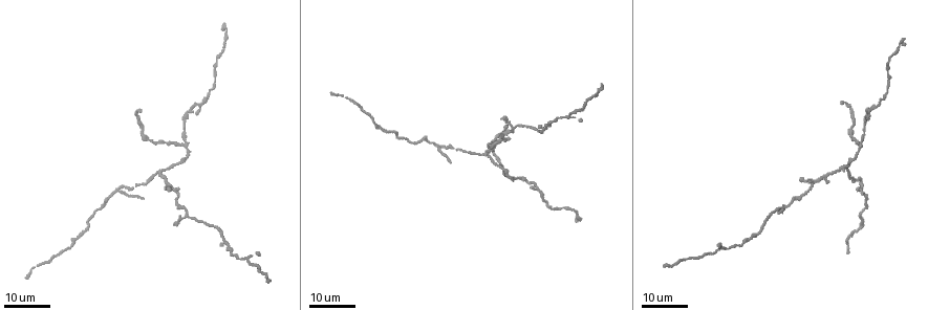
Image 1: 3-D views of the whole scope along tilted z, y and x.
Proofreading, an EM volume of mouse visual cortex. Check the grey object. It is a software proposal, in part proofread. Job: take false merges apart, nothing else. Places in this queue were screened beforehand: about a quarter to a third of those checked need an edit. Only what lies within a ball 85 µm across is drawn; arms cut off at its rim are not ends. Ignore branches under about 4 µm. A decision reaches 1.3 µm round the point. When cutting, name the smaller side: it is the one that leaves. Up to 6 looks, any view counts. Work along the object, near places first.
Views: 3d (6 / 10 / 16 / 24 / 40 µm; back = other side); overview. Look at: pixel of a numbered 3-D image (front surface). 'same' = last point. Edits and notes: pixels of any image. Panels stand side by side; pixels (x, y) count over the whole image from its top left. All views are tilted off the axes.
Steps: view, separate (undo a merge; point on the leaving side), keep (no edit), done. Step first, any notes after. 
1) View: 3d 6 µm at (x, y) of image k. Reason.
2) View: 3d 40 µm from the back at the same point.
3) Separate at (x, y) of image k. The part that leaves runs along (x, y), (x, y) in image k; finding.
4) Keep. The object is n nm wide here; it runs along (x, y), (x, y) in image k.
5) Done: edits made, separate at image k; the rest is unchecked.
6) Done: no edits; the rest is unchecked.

View: 3d 16 µm at (487, 154) of image 1. Four-way junction.

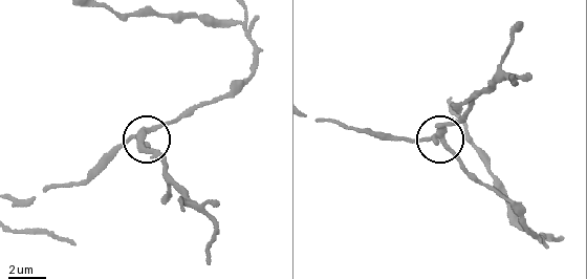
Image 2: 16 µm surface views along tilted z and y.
View: 3d 6 µm at (443, 139) of image 2.

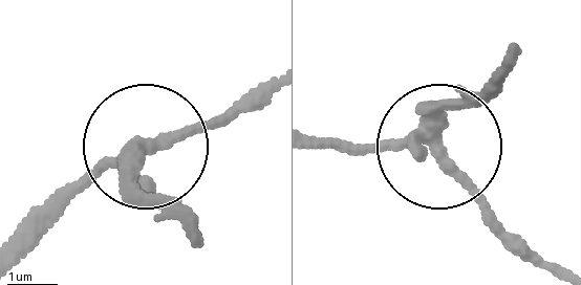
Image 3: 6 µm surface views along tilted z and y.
Keep. It runs along (490, 70), (447, 100), (437, 140), (515, 248) in image 3; one neuron here.

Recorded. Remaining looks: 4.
View: 3d 16 µm at (115, 190) of image 1. Two arms in line, one across.

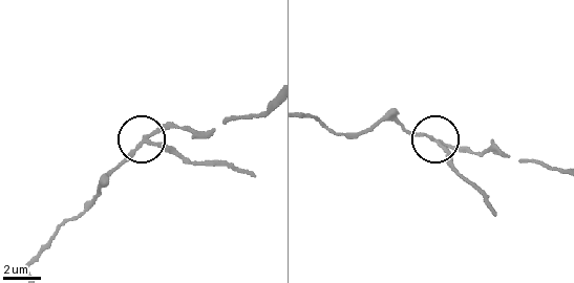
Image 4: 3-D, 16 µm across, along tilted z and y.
View: 3d 6 µm at (149, 142) of image 4. Zoom in.

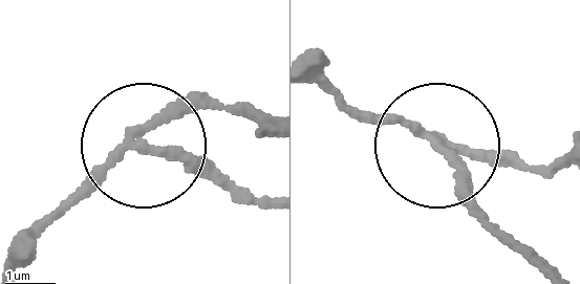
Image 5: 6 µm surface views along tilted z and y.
View: 3d 6 µm from the back at (435, 142) of image 5. Other side.

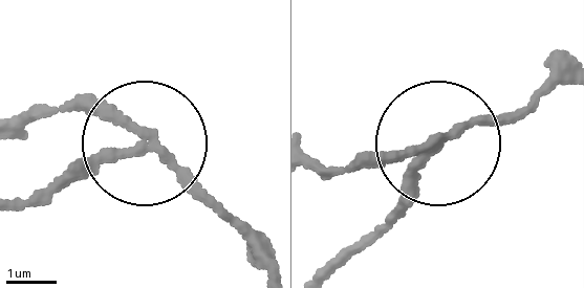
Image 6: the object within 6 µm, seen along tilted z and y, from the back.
Separate at (86, 172) of image 6. The object is 160 nm wide here; a second neuron is stuck on.

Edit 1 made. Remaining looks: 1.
Done: edits made, separate at image 6; the rest is unchecked.

